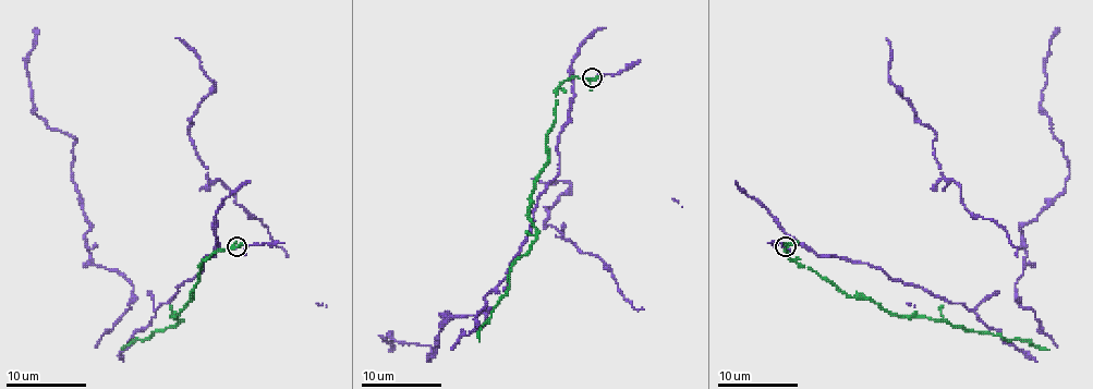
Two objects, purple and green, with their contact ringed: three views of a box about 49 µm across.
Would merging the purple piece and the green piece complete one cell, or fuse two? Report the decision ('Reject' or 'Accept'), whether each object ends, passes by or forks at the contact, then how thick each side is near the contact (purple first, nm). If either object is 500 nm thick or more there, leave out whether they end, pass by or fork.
Accept. At the ring purple passes by. At the ring green passes by. Thickness 60 nm (purple) against 240 nm

